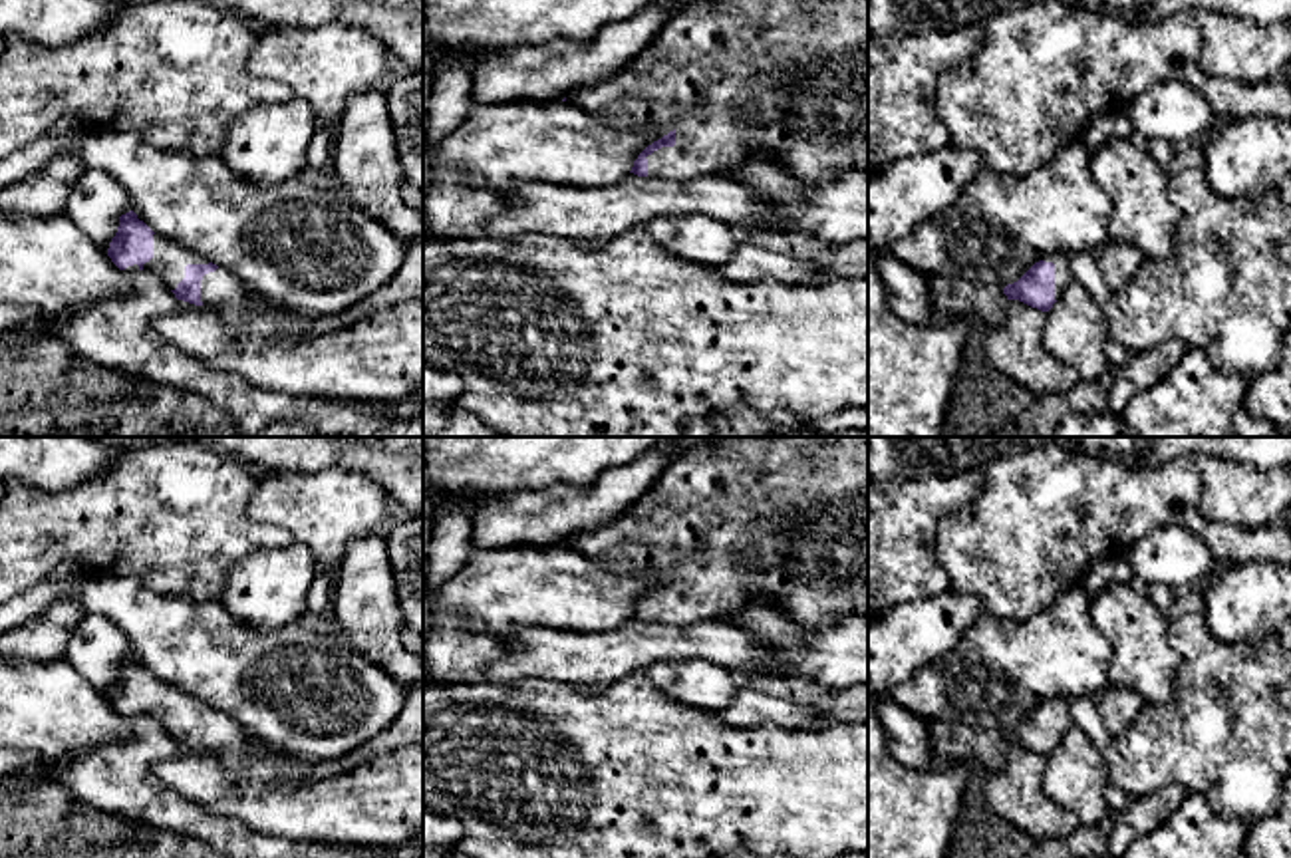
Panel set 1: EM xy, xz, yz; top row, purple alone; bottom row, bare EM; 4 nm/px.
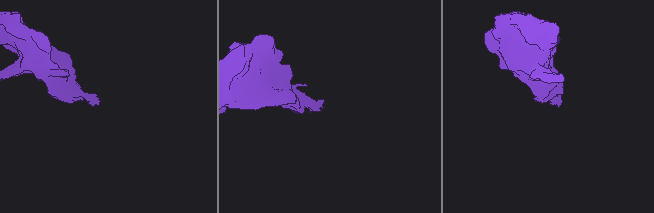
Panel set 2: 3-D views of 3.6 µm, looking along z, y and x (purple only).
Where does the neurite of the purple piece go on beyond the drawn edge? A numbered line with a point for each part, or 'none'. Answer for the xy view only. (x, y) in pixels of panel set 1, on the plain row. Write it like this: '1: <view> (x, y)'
1: xy (167, 710)

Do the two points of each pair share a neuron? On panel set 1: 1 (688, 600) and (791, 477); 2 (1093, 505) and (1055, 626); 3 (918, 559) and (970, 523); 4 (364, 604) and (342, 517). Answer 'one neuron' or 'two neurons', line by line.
1: one neuron
2: two neurons
3: two neurons
4: two neurons

